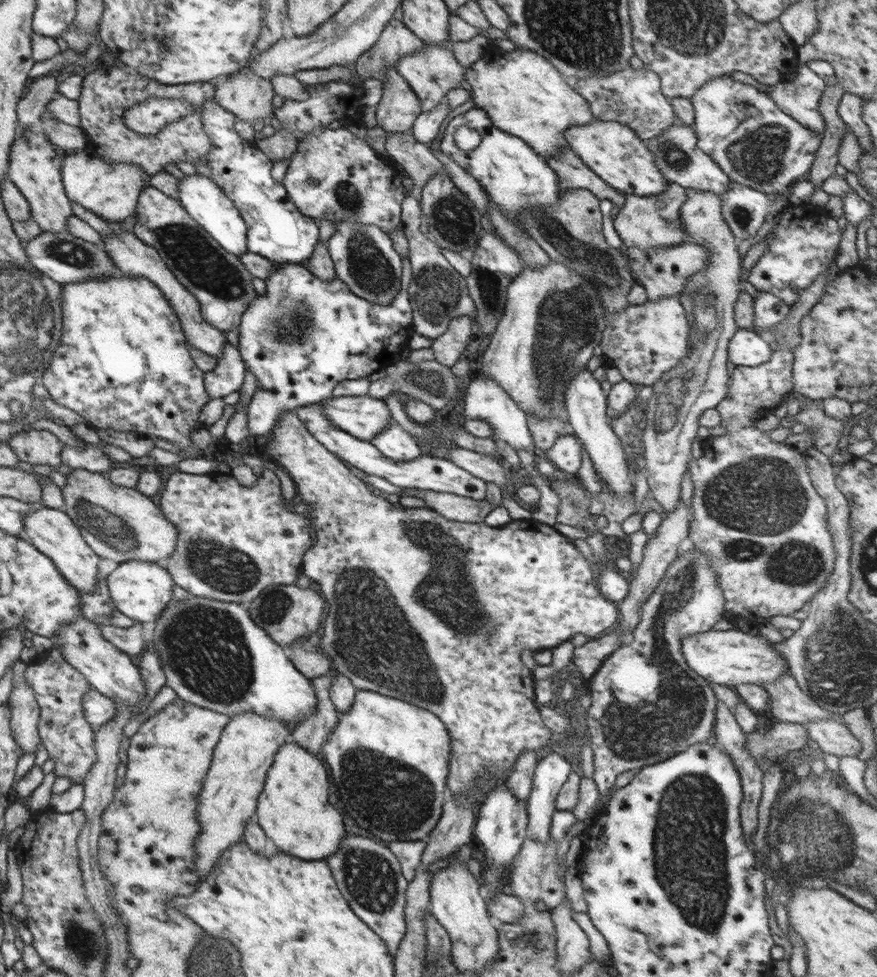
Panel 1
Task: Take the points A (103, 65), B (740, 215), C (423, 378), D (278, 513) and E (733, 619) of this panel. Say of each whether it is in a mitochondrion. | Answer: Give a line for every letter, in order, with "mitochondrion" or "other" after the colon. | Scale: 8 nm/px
A: other
B: mitochondrion
C: mitochondrion
D: other
E: other

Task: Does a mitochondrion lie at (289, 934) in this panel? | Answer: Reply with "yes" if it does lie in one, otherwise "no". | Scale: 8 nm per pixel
no

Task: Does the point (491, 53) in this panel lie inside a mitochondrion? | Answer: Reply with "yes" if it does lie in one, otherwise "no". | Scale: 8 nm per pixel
no

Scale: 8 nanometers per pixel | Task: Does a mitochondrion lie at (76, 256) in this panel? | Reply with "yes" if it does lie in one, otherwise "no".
yes

